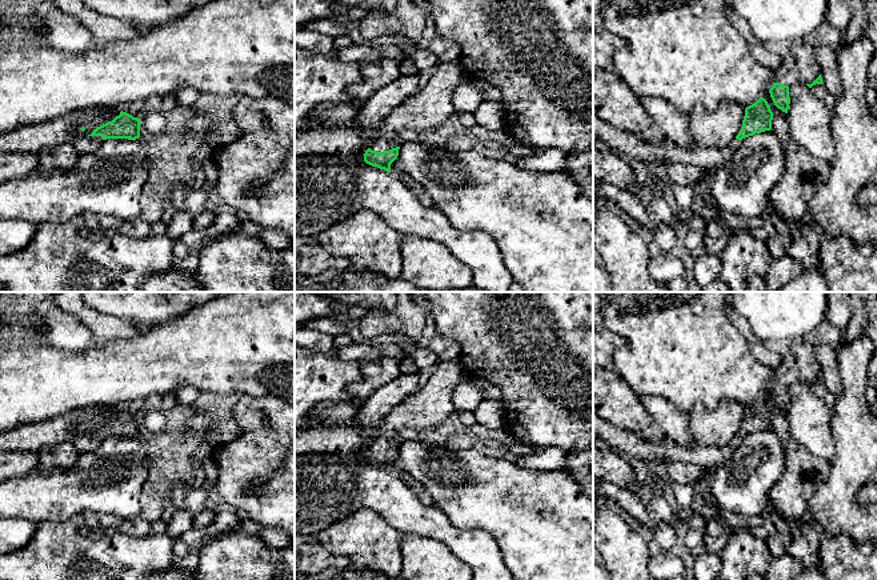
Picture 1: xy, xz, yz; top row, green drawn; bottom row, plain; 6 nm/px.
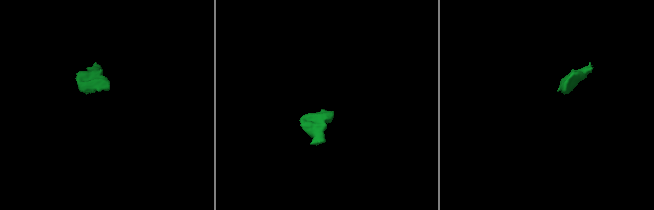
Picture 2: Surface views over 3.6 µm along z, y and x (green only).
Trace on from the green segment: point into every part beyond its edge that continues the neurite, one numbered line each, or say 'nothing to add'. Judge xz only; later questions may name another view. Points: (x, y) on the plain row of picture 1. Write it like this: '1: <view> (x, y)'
1: xz (384, 442)

